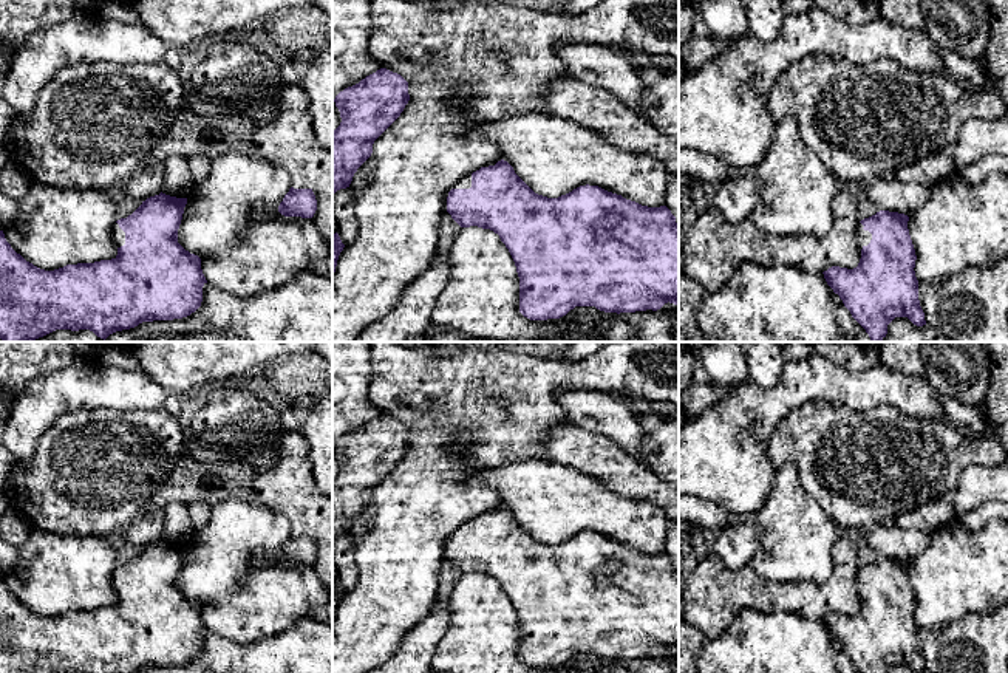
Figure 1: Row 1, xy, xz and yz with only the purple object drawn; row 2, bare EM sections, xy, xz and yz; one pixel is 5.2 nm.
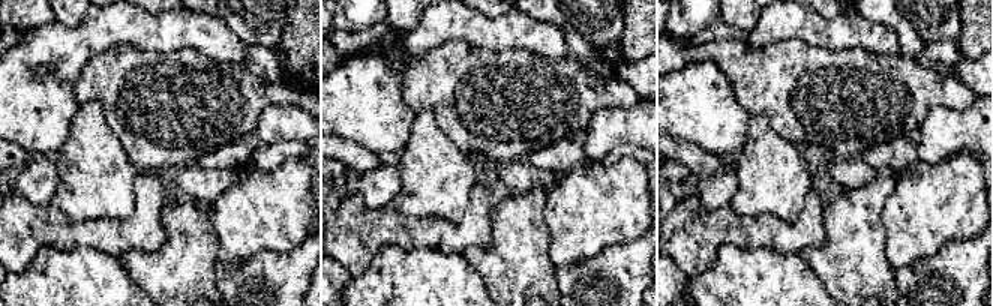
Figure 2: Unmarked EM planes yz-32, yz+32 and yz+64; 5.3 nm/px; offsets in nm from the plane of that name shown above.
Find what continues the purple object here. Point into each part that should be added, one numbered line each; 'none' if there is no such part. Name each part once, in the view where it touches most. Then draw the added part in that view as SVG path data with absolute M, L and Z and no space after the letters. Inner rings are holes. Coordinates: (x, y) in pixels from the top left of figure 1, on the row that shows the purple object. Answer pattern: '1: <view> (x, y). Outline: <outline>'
1: yz (864, 237). Outline: M860 223L858 229L856 229L860 249L867 246L870 243L870 240L872 240L872 234L869 231L864 231L863 227L864 226Z

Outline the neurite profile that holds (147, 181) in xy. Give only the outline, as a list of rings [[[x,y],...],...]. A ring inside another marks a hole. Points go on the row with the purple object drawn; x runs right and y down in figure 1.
[[[150,161],[144,169],[141,169],[124,184],[124,192],[130,198],[136,198],[141,201],[159,195],[162,192],[164,173],[164,162]]]

